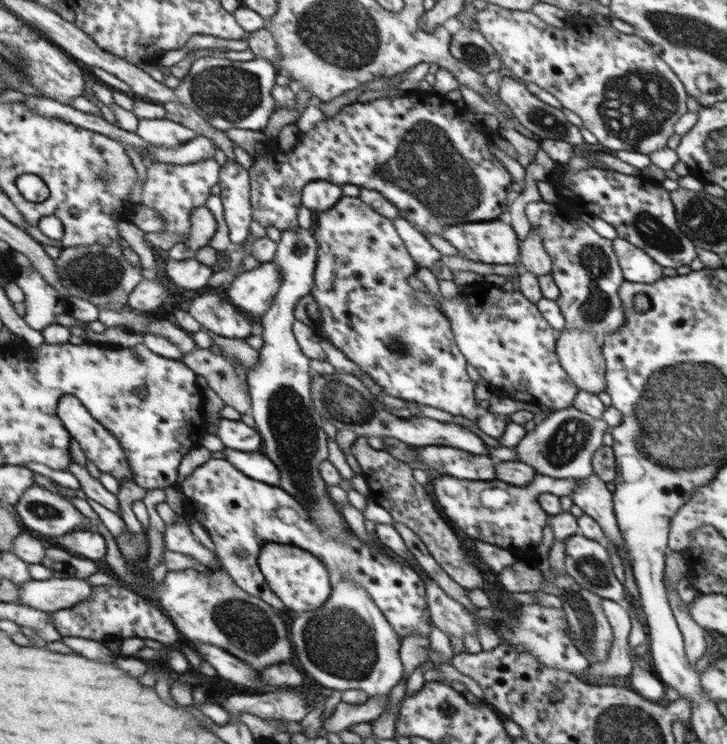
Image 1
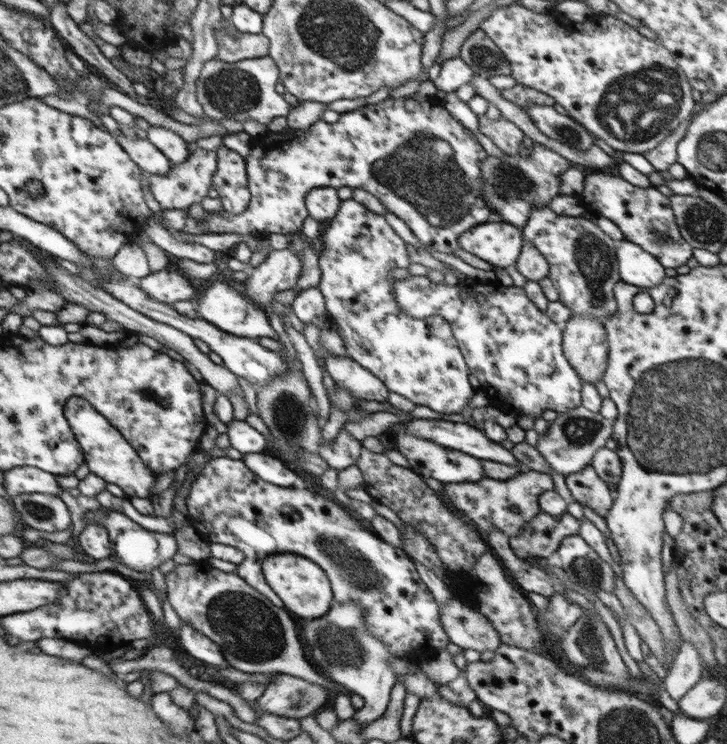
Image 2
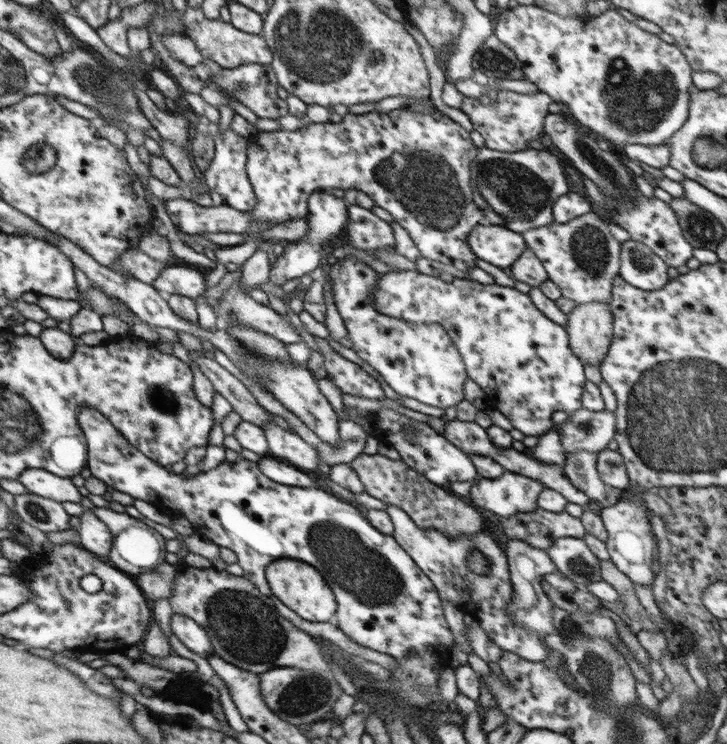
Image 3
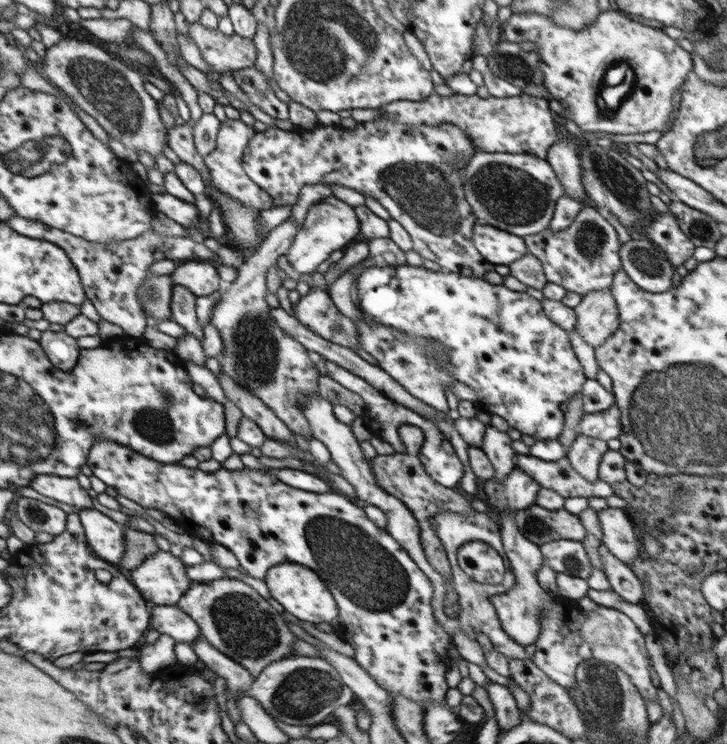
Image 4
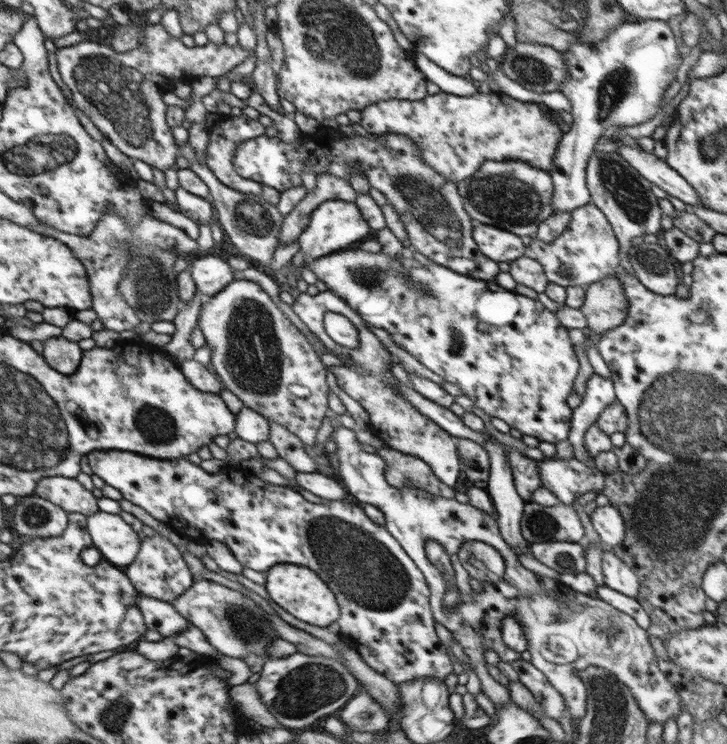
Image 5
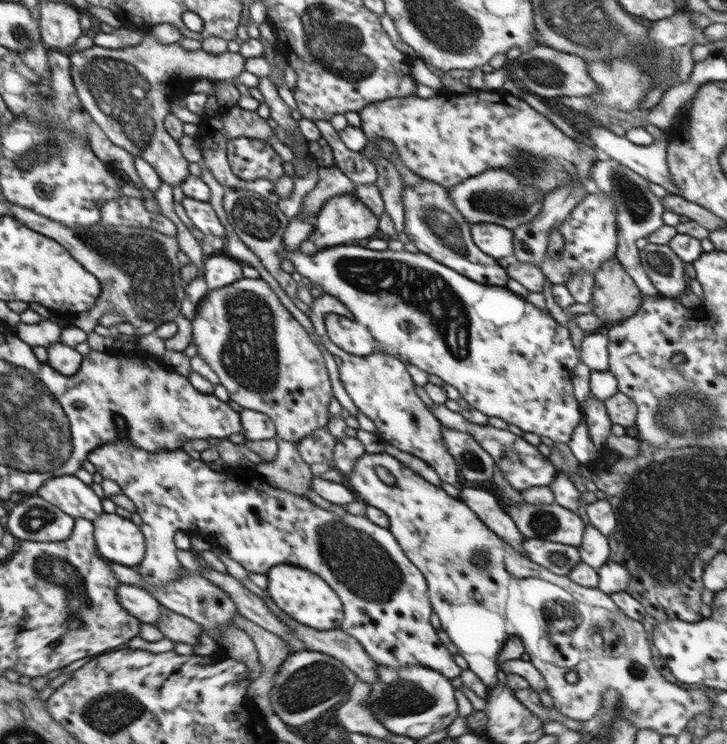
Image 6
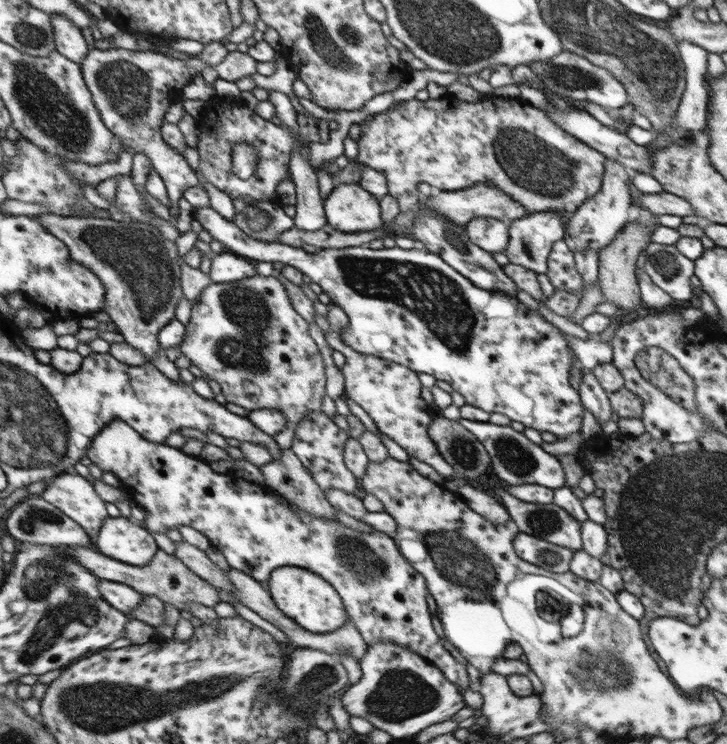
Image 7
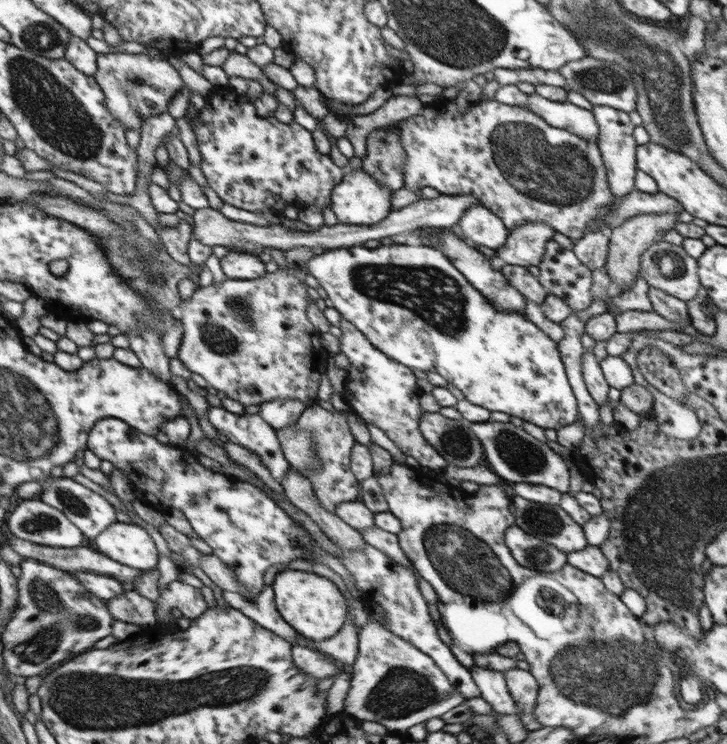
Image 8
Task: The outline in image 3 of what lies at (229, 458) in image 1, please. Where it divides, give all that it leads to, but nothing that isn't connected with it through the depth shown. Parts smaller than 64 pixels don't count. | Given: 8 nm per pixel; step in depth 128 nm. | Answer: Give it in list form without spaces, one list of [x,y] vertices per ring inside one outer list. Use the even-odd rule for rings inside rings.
[[[266,455],[258,463],[258,470],[262,471],[270,480],[286,486],[299,486],[302,488],[316,486],[314,480],[306,472],[292,465],[276,460]]]

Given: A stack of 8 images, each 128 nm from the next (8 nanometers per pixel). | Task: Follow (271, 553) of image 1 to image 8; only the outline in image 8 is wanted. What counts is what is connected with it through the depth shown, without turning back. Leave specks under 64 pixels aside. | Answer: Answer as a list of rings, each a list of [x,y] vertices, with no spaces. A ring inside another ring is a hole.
[[[294,569],[276,573],[273,580],[275,605],[286,622],[301,635],[316,642],[332,638],[347,623],[348,604],[341,590],[330,579],[310,571]]]

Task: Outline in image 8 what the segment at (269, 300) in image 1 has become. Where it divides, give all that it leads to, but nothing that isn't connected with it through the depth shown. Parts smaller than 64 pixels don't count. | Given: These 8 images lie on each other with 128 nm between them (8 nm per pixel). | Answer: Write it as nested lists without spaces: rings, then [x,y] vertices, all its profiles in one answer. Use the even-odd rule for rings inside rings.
[[[363,166],[344,170],[342,182],[334,186],[330,194],[331,209],[337,220],[345,225],[370,226],[383,221],[391,213],[392,192],[368,174]]]

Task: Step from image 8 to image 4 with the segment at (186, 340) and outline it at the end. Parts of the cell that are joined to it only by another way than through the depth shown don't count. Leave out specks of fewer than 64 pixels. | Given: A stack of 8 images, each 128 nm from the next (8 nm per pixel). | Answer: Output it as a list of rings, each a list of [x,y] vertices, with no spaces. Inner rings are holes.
[[[286,219],[268,232],[258,248],[246,254],[243,265],[237,269],[238,278],[222,288],[220,299],[214,305],[213,317],[210,320],[218,330],[223,342],[221,372],[230,375],[236,384],[252,392],[252,395],[264,402],[292,433],[302,435],[307,441],[310,441],[312,432],[300,407],[302,407],[302,401],[308,392],[318,391],[320,371],[318,371],[316,363],[308,357],[307,348],[298,339],[285,333],[277,325],[277,322],[274,322],[271,317],[272,306],[266,302],[266,295],[269,292],[267,289],[268,269],[276,265],[279,256],[287,254],[299,229],[296,221]]]

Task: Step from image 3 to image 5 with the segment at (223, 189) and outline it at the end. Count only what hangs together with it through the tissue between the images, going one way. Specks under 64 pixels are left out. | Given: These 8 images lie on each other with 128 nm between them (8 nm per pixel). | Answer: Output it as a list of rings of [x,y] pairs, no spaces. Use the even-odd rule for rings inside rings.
[[[242,113],[240,116],[228,116],[223,117],[220,124],[212,130],[208,130],[210,140],[206,147],[206,160],[207,167],[214,173],[214,176],[225,184],[226,187],[236,190],[236,192],[242,192],[242,194],[252,194],[254,196],[260,196],[266,202],[270,204],[277,205],[280,200],[281,194],[275,189],[265,186],[261,182],[251,181],[246,178],[242,178],[237,173],[235,166],[233,165],[233,158],[235,155],[236,147],[239,145],[240,141],[247,141],[252,138],[258,138],[265,134],[265,129],[267,127],[263,126],[258,119],[252,119]]]

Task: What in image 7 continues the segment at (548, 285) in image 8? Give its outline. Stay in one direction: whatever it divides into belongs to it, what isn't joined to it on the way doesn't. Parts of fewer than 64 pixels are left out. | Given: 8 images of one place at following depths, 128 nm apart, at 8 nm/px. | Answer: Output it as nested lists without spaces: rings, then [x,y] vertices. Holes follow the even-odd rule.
[[[559,240],[553,244],[548,260],[546,276],[550,279],[555,290],[567,290],[581,298],[583,280],[577,271],[575,253],[563,241]]]

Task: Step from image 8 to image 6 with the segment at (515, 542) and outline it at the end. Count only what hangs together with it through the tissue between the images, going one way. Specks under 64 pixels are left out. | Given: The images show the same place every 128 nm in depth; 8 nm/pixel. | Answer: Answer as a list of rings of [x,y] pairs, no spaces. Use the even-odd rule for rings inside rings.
[[[526,538],[522,548],[532,562],[557,575],[568,575],[572,567],[582,561],[576,546]]]

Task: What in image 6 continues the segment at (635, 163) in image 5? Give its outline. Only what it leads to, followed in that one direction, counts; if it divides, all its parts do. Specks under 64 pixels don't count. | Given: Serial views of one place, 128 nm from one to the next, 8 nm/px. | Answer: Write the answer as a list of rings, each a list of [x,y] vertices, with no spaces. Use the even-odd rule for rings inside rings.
[[[688,99],[686,104],[681,106],[674,117],[674,122],[671,127],[668,130],[663,130],[662,137],[657,140],[654,139],[654,142],[648,146],[638,146],[638,144],[630,142],[625,136],[618,136],[606,127],[601,126],[601,124],[588,126],[588,128],[585,129],[585,134],[588,140],[594,142],[595,148],[600,148],[600,150],[606,152],[610,158],[617,160],[621,165],[627,166],[630,170],[633,170],[636,174],[648,180],[648,182],[662,186],[668,194],[680,196],[680,191],[676,189],[676,185],[674,185],[674,181],[671,179],[667,165],[667,146],[673,138],[673,132],[676,130],[675,127],[680,124],[685,125],[686,122],[688,122],[689,110],[691,110],[691,106],[693,105],[691,101],[692,99]]]

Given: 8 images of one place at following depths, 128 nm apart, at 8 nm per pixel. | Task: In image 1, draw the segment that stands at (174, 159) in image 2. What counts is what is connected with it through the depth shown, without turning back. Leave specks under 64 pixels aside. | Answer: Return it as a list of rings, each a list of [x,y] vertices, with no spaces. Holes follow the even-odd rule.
[[[140,119],[138,129],[134,133],[142,140],[156,146],[176,148],[196,138],[199,130],[190,130],[168,119]]]

